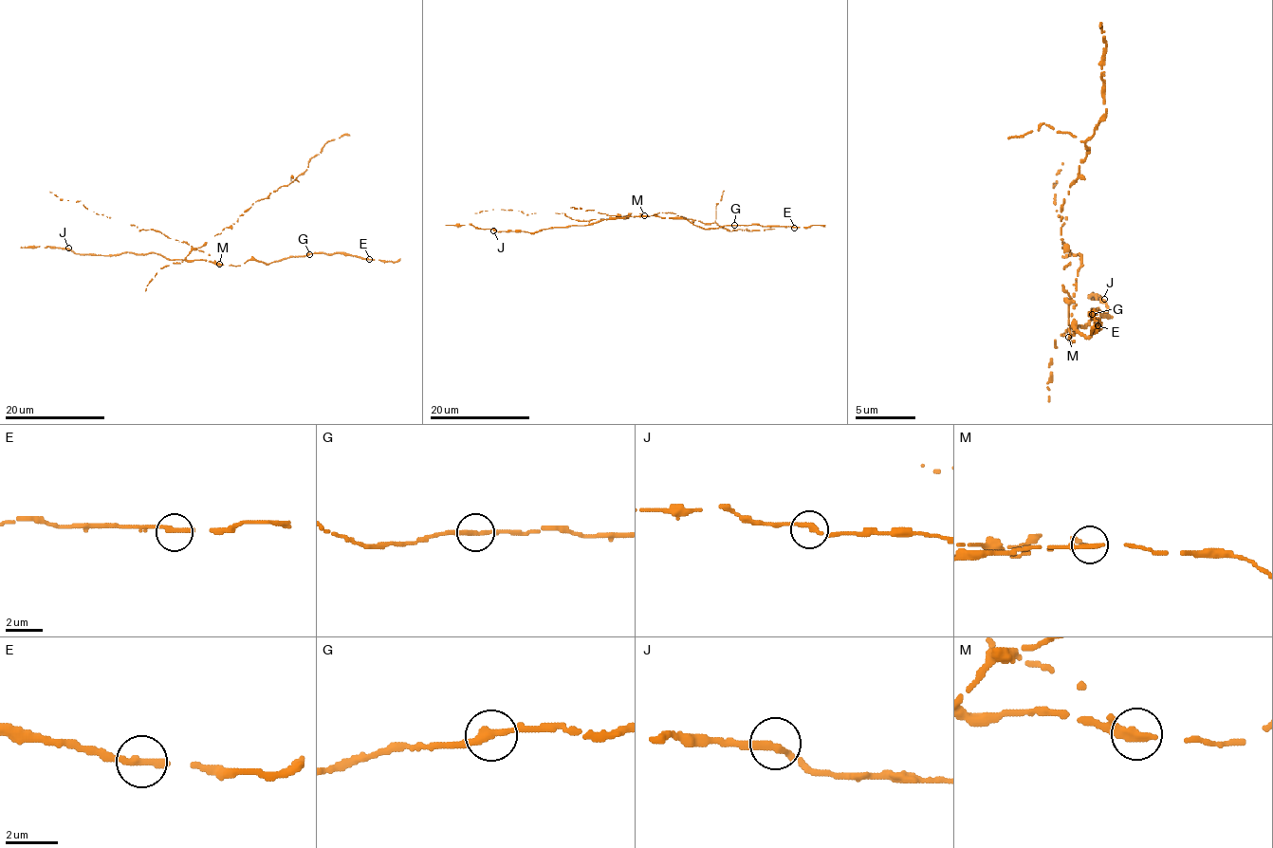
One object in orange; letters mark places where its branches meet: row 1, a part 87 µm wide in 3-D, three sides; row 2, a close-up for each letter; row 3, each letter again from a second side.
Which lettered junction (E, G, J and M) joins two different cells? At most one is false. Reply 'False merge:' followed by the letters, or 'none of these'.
False merge: M

